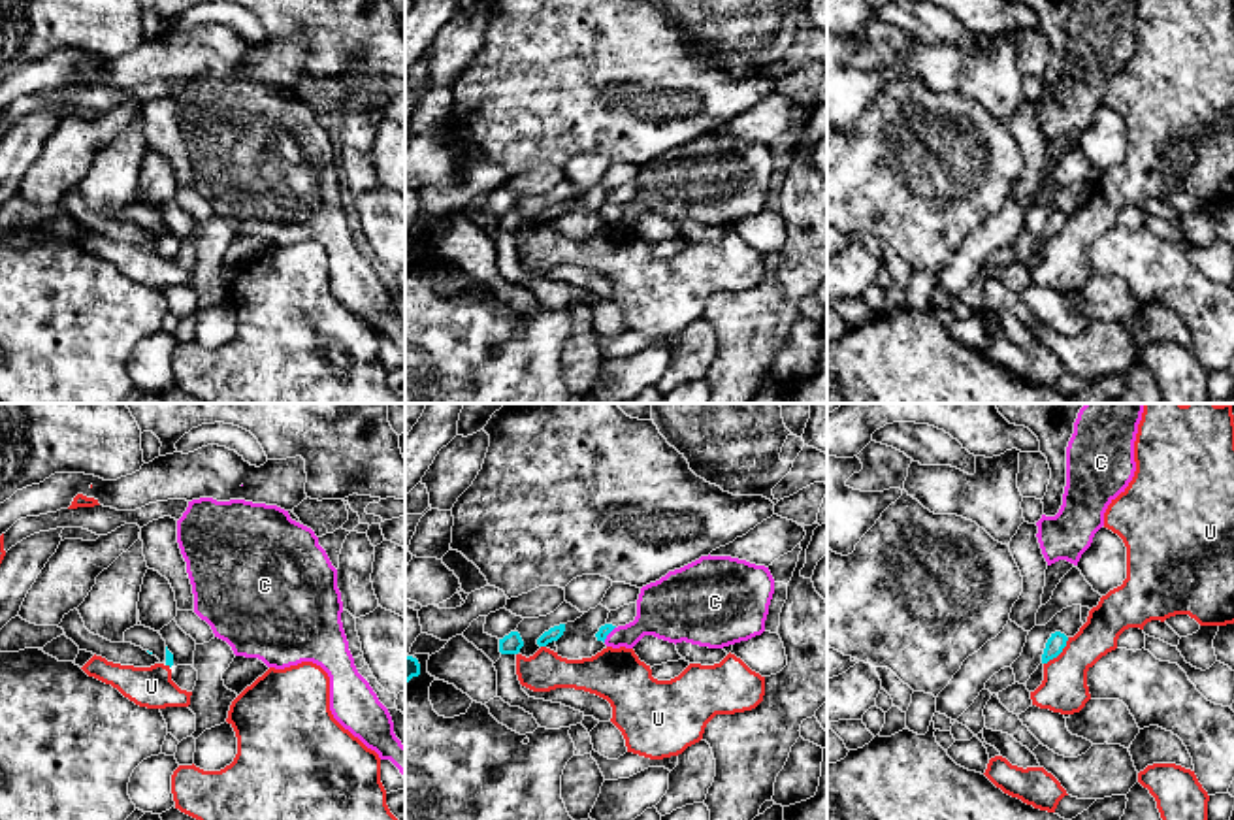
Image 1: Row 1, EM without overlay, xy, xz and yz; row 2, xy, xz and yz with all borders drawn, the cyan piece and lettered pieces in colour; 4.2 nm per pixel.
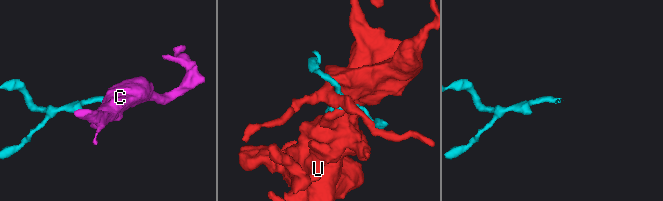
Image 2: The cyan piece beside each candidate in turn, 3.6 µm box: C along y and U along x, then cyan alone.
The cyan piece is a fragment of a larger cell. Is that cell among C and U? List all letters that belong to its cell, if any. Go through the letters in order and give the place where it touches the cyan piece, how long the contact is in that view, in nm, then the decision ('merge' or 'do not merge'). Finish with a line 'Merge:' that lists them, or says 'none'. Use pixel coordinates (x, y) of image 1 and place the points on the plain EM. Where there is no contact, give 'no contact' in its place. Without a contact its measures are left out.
C: meets cyan in xz at (609, 210); contact 90 nm long; merge
U: meets cyan in yz at (1059, 230); contact 160 nm long; do not merge
Merge: C

